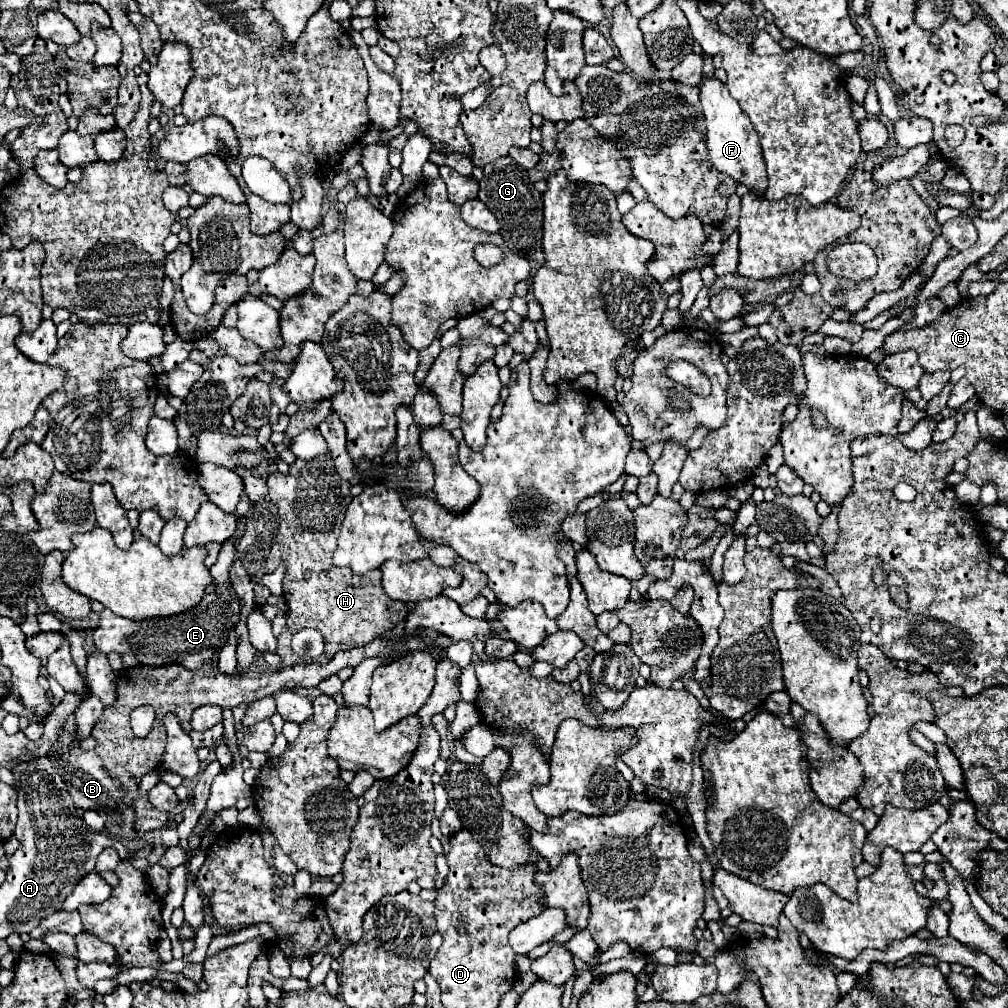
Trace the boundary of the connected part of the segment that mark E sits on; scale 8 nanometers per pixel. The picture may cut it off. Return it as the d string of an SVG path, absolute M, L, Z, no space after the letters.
M239 518L235 536L223 544L223 550L217 562L211 566L215 592L205 594L199 606L171 618L155 618L145 622L127 620L105 608L99 618L99 628L93 632L95 648L103 654L109 654L109 652L135 654L143 666L153 666L153 668L163 664L181 664L187 670L197 670L201 668L201 664L211 660L221 650L229 632L235 628L239 620L239 598L233 592L233 586L229 582L229 568L235 558L235 542L241 536L243 528L245 528L245 518Z

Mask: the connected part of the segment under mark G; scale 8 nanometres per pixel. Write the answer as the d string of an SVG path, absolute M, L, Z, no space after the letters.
M509 156L497 158L493 164L487 164L485 176L479 182L479 200L499 218L501 222L501 236L511 252L517 252L519 256L525 256L527 260L535 262L537 266L545 264L543 256L543 244L541 244L541 228L543 228L543 204L541 204L541 192L535 190L533 182L527 176L527 170L521 168L515 160Z

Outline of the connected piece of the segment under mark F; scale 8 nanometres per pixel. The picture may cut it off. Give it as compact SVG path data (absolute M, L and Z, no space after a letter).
M703 78L699 84L701 90L701 106L705 114L707 124L707 154L713 166L721 172L731 176L735 182L745 184L751 192L757 196L765 194L765 162L761 156L759 136L749 120L749 116L741 110L741 106L731 98L725 84L721 84L717 78Z

